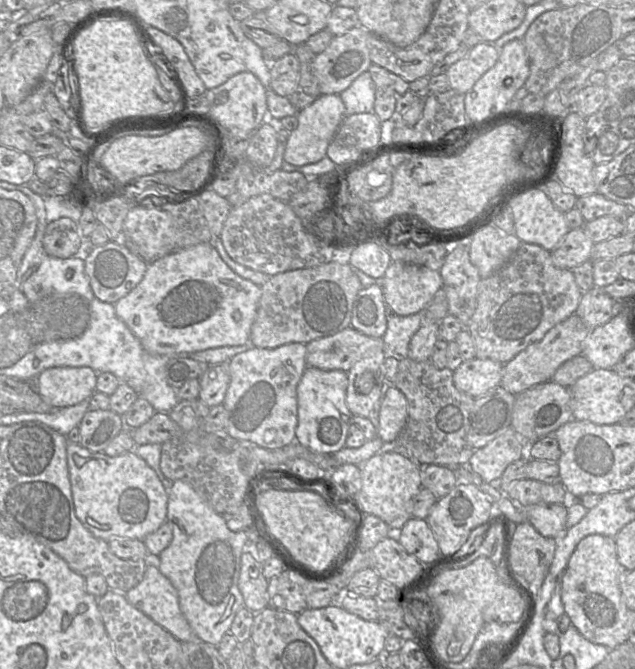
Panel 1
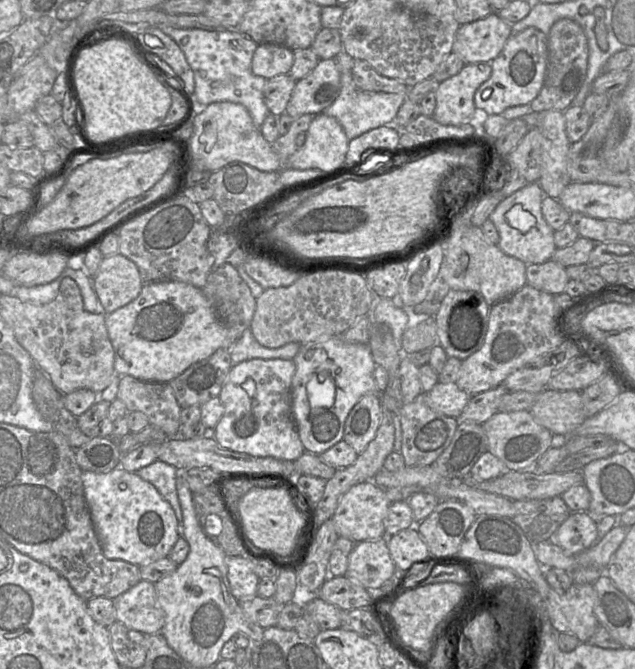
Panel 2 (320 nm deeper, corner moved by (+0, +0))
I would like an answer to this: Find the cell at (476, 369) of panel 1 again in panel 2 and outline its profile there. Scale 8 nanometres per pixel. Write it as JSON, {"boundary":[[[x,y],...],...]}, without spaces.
{"boundary":[[[438,382],[426,393],[426,404],[435,412],[458,418],[471,396],[456,383]]]}

